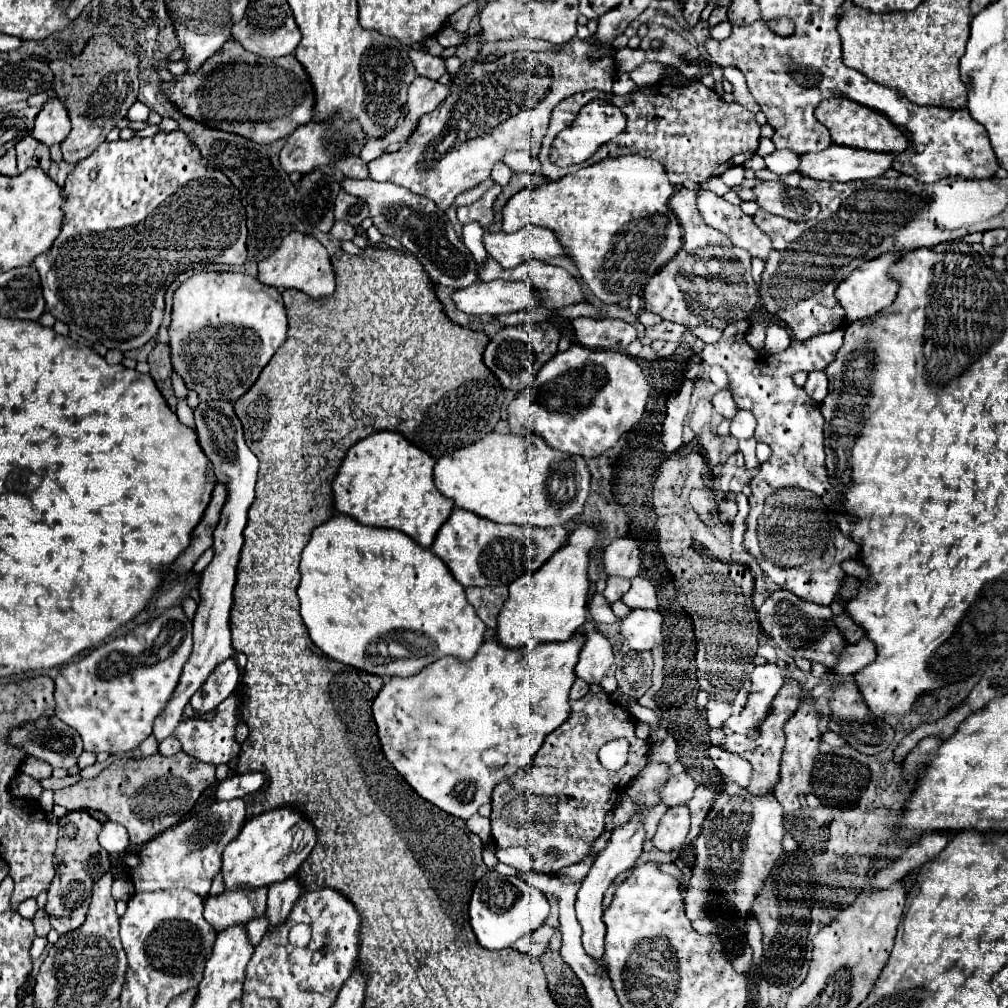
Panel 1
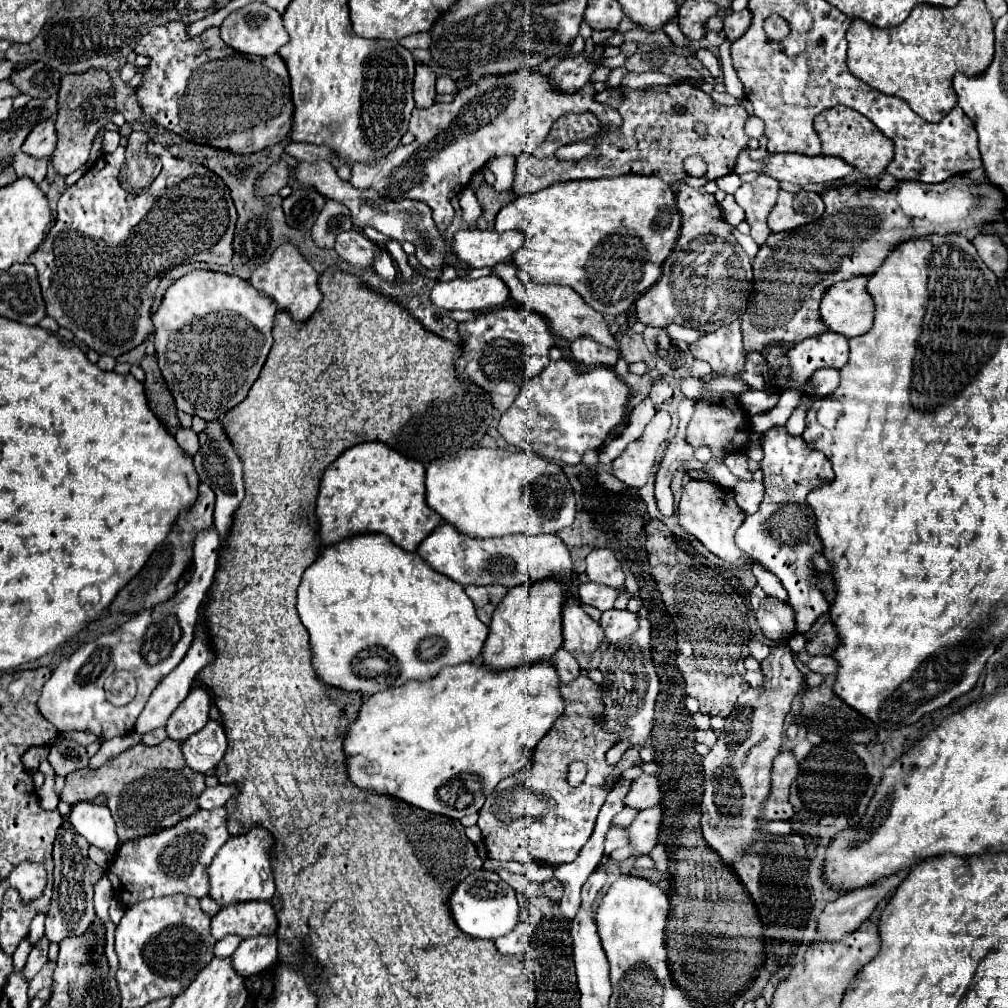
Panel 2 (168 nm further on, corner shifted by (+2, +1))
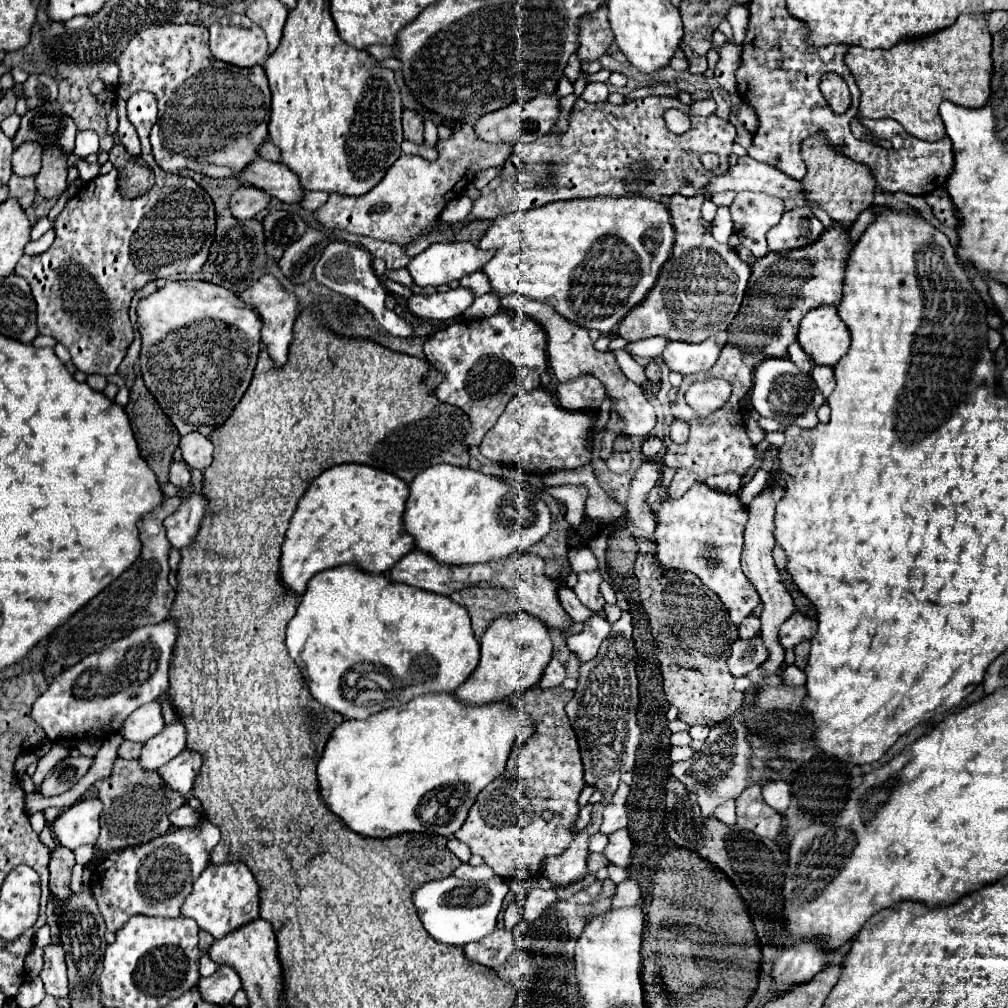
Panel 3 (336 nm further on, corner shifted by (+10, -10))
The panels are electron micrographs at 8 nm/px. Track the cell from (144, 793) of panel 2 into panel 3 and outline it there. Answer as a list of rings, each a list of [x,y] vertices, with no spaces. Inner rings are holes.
[[[116,758],[112,774],[104,780],[98,780],[94,788],[98,790],[98,798],[104,804],[104,810],[100,816],[102,830],[96,844],[96,848],[102,852],[138,846],[166,834],[170,830],[168,814],[186,802],[184,796],[180,796],[178,792],[164,788],[164,782],[160,782],[158,772],[144,772],[138,760]]]

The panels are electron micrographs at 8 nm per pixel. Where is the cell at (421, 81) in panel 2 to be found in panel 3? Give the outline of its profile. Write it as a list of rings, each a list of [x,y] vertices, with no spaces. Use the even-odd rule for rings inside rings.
[[[406,110],[402,116],[402,128],[404,128],[404,138],[422,146],[424,138],[422,138],[422,118],[416,112]]]

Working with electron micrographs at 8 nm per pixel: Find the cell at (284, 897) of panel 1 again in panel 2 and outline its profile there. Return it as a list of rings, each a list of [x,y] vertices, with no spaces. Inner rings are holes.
[[[270,933],[244,939],[240,947],[234,951],[232,961],[234,969],[238,969],[246,977],[268,969],[278,961],[278,937]]]

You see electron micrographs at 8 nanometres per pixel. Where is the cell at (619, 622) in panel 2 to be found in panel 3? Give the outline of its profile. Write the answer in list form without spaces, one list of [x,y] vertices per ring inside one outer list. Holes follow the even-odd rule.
[[[594,614],[584,622],[584,630],[580,634],[574,634],[568,638],[568,648],[580,662],[588,662],[596,656],[602,640],[610,634],[610,624],[606,618]]]

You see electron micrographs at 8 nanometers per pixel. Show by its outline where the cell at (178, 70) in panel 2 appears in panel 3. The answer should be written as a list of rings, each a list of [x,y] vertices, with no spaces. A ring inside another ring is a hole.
[[[166,24],[152,26],[140,34],[136,34],[126,50],[116,58],[120,66],[120,80],[116,86],[116,108],[118,108],[118,140],[124,144],[130,156],[138,156],[138,134],[130,120],[126,118],[126,100],[132,92],[148,90],[158,100],[158,122],[152,126],[150,142],[156,164],[172,174],[188,168],[200,172],[210,178],[226,178],[238,176],[240,170],[248,162],[256,158],[256,148],[268,136],[268,120],[270,120],[270,88],[268,78],[262,66],[238,68],[224,62],[218,62],[208,48],[208,30],[204,26],[192,24]]]

